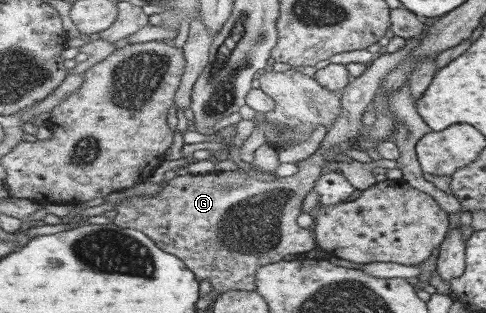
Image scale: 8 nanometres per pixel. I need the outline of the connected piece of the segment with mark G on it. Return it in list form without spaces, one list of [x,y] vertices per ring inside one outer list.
[[[426,18],[422,32],[418,36],[405,40],[405,45],[400,50],[380,55],[368,63],[365,71],[354,77],[353,81],[340,91],[340,119],[337,119],[337,122],[333,123],[333,127],[327,130],[317,150],[307,159],[296,164],[297,172],[291,176],[277,176],[277,179],[273,179],[273,181],[265,181],[265,179],[257,179],[257,175],[249,175],[243,169],[230,172],[213,171],[206,176],[193,174],[175,176],[163,187],[163,191],[155,196],[147,195],[147,197],[122,199],[115,207],[117,211],[114,219],[116,224],[119,227],[145,232],[151,239],[155,240],[160,248],[173,253],[185,263],[189,263],[189,267],[193,267],[193,271],[197,271],[197,275],[201,275],[201,279],[207,279],[213,287],[213,295],[233,290],[253,291],[255,289],[255,273],[261,266],[279,262],[285,259],[286,255],[304,256],[307,251],[313,251],[313,247],[318,246],[316,235],[313,235],[313,230],[309,226],[305,213],[305,196],[313,191],[317,179],[325,172],[323,166],[329,160],[330,155],[336,151],[339,142],[343,142],[345,139],[354,139],[361,132],[363,127],[361,117],[369,109],[380,83],[384,80],[384,75],[402,63],[402,59],[408,57],[410,51],[419,45],[428,27],[430,29],[432,23],[437,20],[438,18]]]

